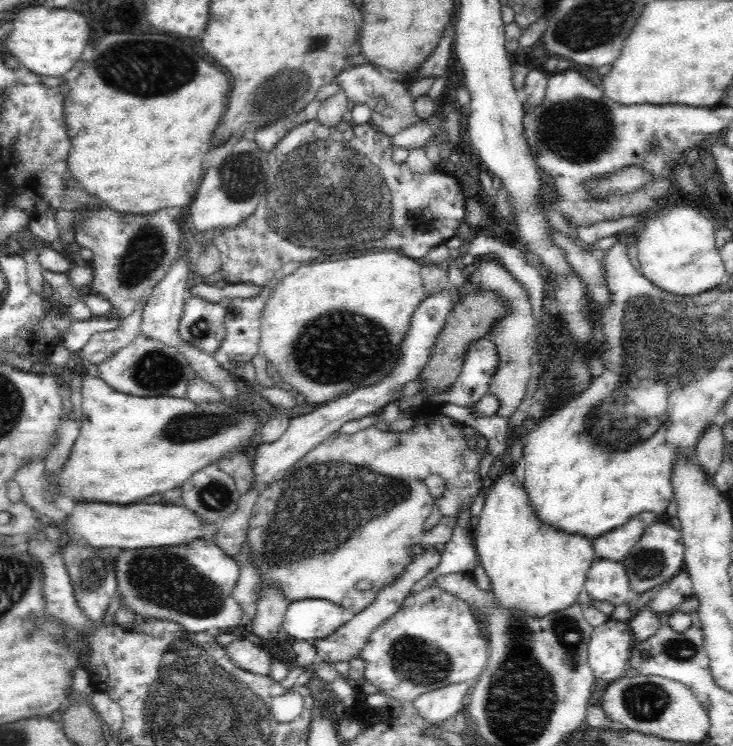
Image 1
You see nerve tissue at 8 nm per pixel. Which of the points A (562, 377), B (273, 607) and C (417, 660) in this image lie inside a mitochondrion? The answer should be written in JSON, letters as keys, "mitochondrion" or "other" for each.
{"A":"mitochondrion","B":"other","C":"mitochondrion"}

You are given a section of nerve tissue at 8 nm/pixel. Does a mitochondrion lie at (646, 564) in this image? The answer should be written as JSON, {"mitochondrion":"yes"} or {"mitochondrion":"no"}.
{"mitochondrion":"yes"}

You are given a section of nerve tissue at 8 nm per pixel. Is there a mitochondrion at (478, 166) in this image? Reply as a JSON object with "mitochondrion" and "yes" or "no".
{"mitochondrion":"no"}

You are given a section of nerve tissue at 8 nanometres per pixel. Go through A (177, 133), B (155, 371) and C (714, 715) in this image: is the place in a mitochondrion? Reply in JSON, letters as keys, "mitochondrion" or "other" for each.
{"A":"other","B":"mitochondrion","C":"other"}

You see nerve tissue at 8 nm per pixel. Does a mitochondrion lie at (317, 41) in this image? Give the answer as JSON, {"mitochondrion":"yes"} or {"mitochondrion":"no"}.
{"mitochondrion":"yes"}

